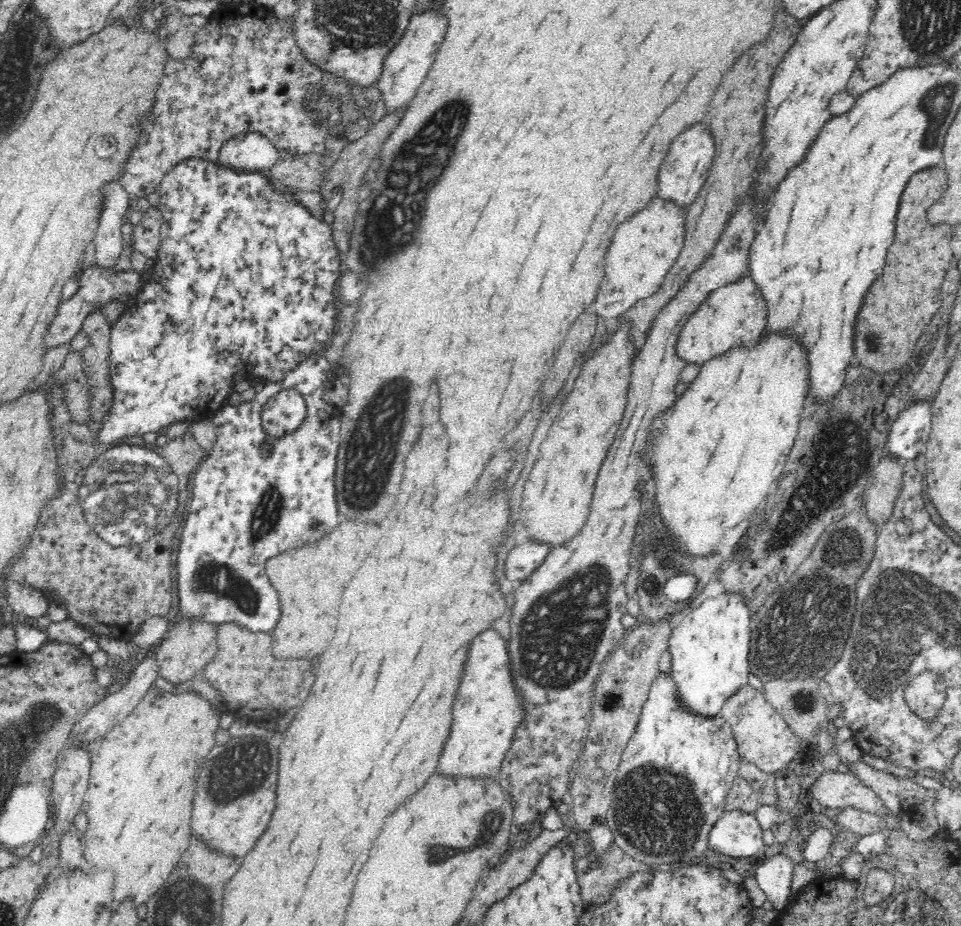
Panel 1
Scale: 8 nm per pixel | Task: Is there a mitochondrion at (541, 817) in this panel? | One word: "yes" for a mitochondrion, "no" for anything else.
no

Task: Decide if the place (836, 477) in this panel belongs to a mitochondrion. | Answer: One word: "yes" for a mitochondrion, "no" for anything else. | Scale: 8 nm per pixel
yes

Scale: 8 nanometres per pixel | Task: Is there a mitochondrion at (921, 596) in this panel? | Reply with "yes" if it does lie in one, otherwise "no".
yes

